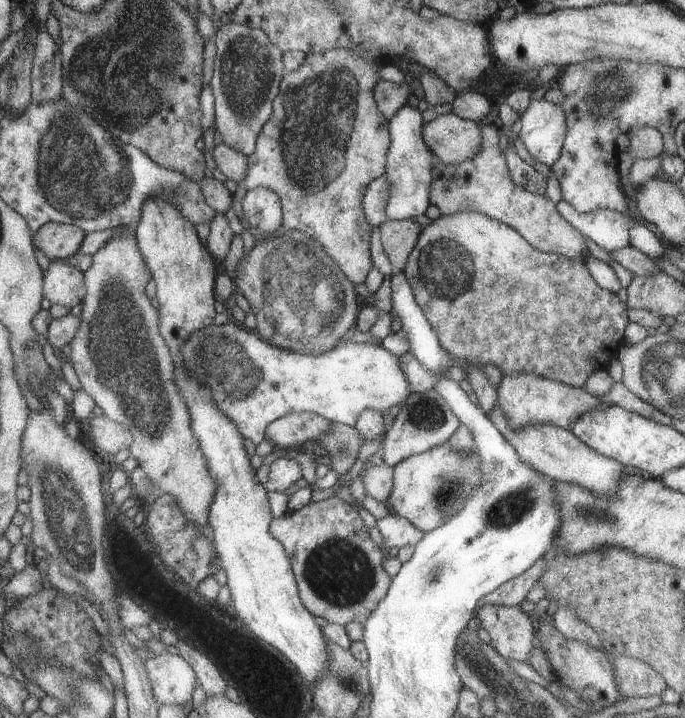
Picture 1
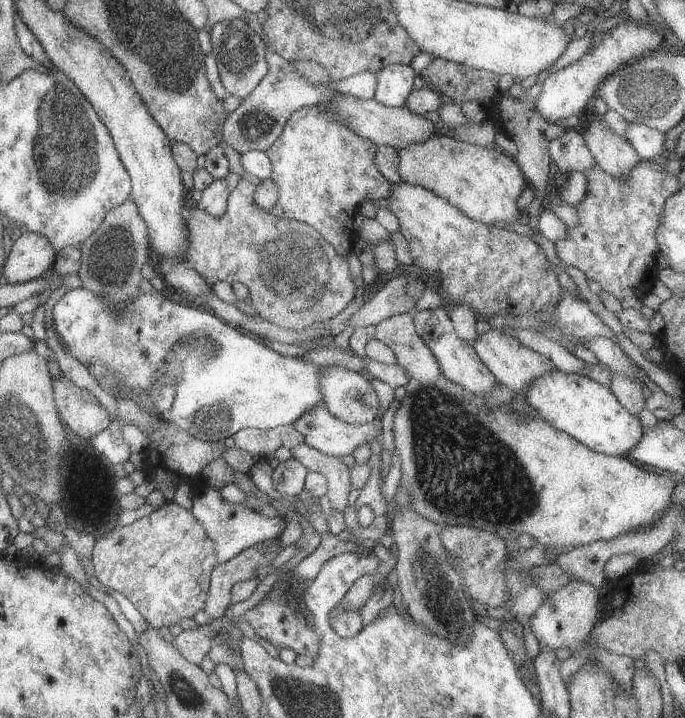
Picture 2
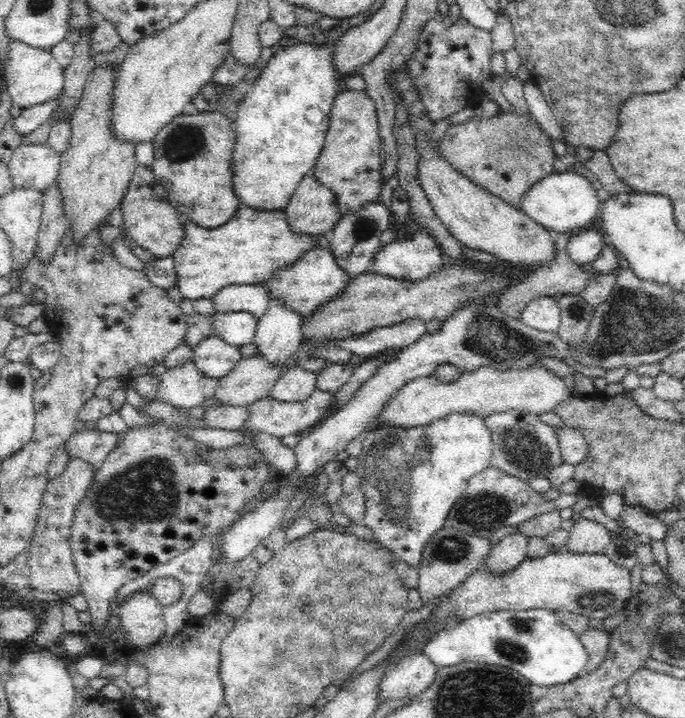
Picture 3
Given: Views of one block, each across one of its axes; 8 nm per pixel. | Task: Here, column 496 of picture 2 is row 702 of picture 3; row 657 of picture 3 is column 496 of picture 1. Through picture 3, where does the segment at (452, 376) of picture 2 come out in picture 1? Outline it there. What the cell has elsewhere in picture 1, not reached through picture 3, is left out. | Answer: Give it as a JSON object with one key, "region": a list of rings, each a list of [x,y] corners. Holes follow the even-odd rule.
{"region":[[[497,404],[485,416],[499,430],[505,442],[513,447],[517,456],[531,465],[539,474],[552,480],[577,484],[597,496],[613,498],[613,494],[617,494],[617,484],[626,468],[620,462],[595,452],[567,429],[549,424],[529,424],[529,426],[521,426],[519,430],[513,430],[505,420],[503,410]]]}

